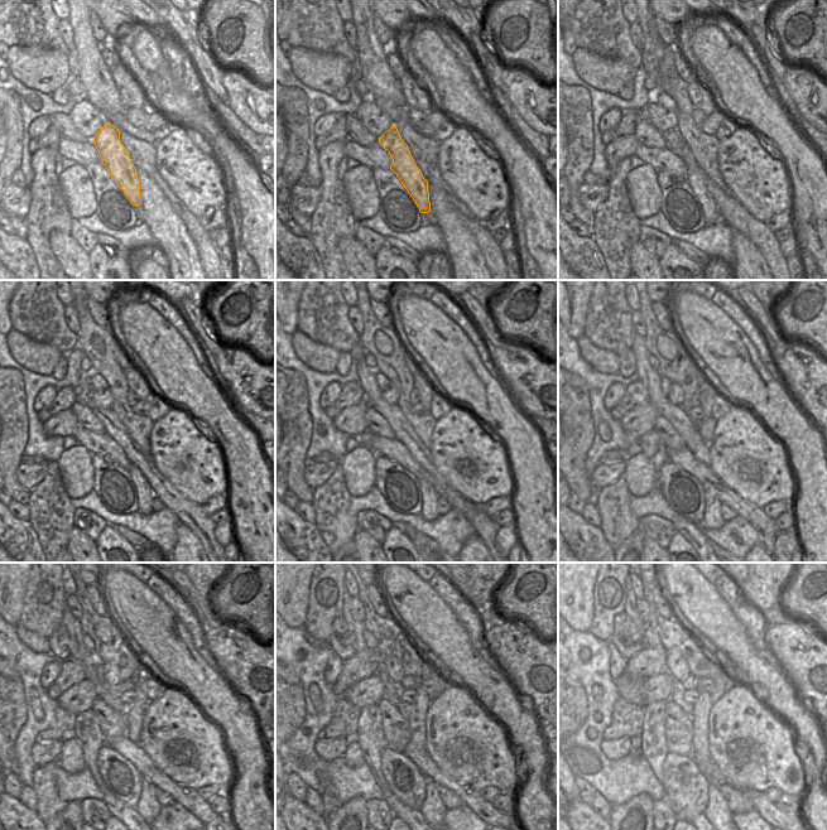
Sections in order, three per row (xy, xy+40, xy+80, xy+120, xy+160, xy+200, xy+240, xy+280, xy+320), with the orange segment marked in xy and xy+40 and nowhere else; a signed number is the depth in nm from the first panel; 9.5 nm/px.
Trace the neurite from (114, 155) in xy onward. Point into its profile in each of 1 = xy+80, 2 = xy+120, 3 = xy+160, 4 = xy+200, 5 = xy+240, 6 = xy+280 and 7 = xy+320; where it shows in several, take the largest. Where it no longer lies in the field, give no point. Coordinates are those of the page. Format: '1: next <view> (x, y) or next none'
1: next xy+80 (696, 178)
2: next xy+120 (145, 495)
3: next xy+160 (429, 511)
4: next xy+200 (712, 519)
5: next xy+240 (148, 806)
6: next xy+280 (433, 810)
7: next xy+320 (717, 812)

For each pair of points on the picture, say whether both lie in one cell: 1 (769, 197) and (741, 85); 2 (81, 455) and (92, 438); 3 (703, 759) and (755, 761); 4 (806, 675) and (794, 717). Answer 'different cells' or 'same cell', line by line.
1: different cells
2: different cells
3: different cells
4: different cells

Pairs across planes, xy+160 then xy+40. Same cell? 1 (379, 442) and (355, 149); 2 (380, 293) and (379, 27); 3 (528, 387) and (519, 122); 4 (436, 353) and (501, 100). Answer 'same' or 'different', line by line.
1: same
2: different
3: different
4: different

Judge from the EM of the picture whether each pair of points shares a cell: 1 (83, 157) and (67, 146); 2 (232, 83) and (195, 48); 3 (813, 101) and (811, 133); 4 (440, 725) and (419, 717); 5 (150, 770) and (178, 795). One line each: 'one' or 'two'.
1: one
2: two
3: two
4: two
5: one

